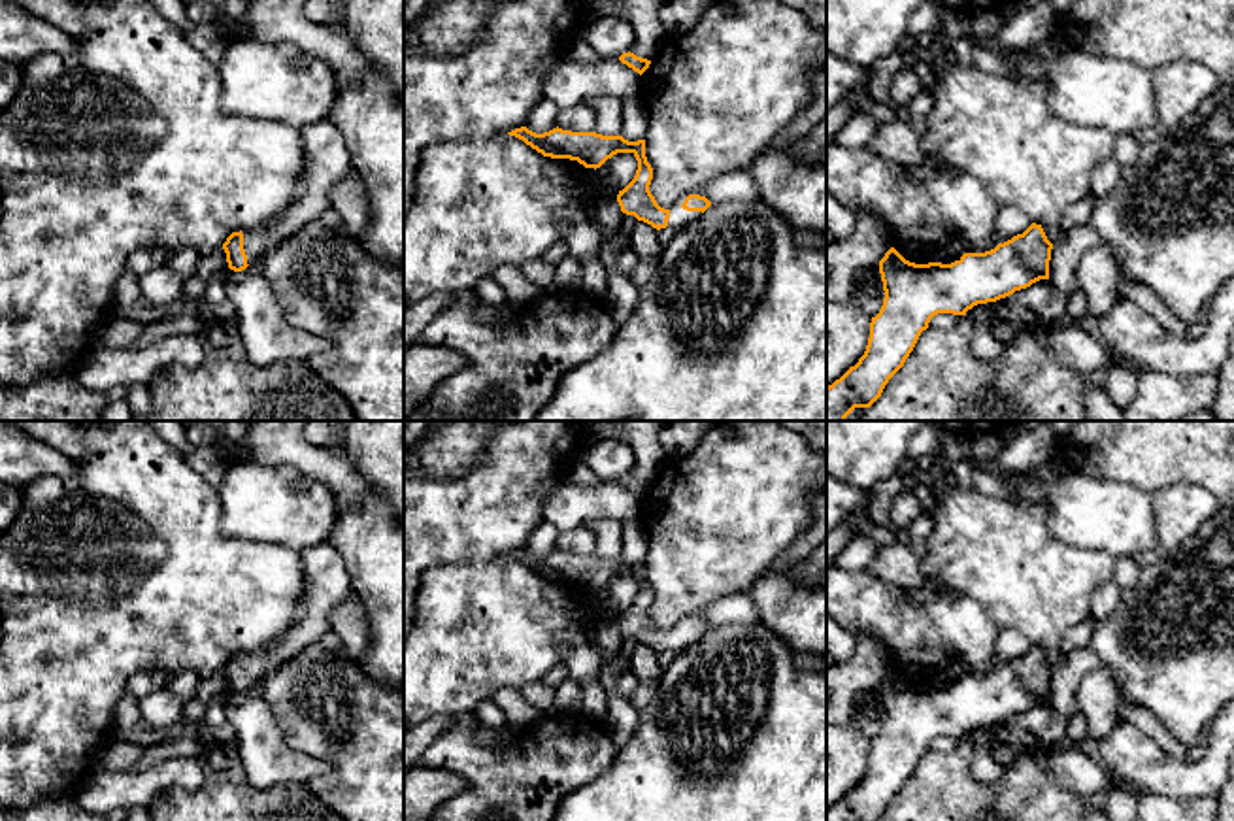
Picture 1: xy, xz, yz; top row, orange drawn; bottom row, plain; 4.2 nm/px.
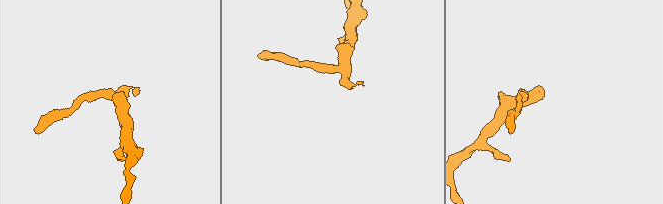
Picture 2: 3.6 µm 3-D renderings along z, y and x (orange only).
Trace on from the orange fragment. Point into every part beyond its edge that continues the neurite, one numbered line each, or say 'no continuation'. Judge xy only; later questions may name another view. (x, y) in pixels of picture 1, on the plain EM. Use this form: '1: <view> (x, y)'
1: xy (327, 584)

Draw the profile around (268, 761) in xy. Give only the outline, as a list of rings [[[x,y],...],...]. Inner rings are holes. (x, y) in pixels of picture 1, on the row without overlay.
[[[258,693],[238,695],[238,700],[225,710],[236,730],[236,749],[245,781],[253,789],[309,783],[328,774],[328,762],[287,744],[279,717]]]

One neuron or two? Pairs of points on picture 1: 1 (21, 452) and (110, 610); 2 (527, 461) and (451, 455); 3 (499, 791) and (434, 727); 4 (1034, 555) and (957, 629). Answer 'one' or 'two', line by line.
1: two
2: two
3: two
4: two

